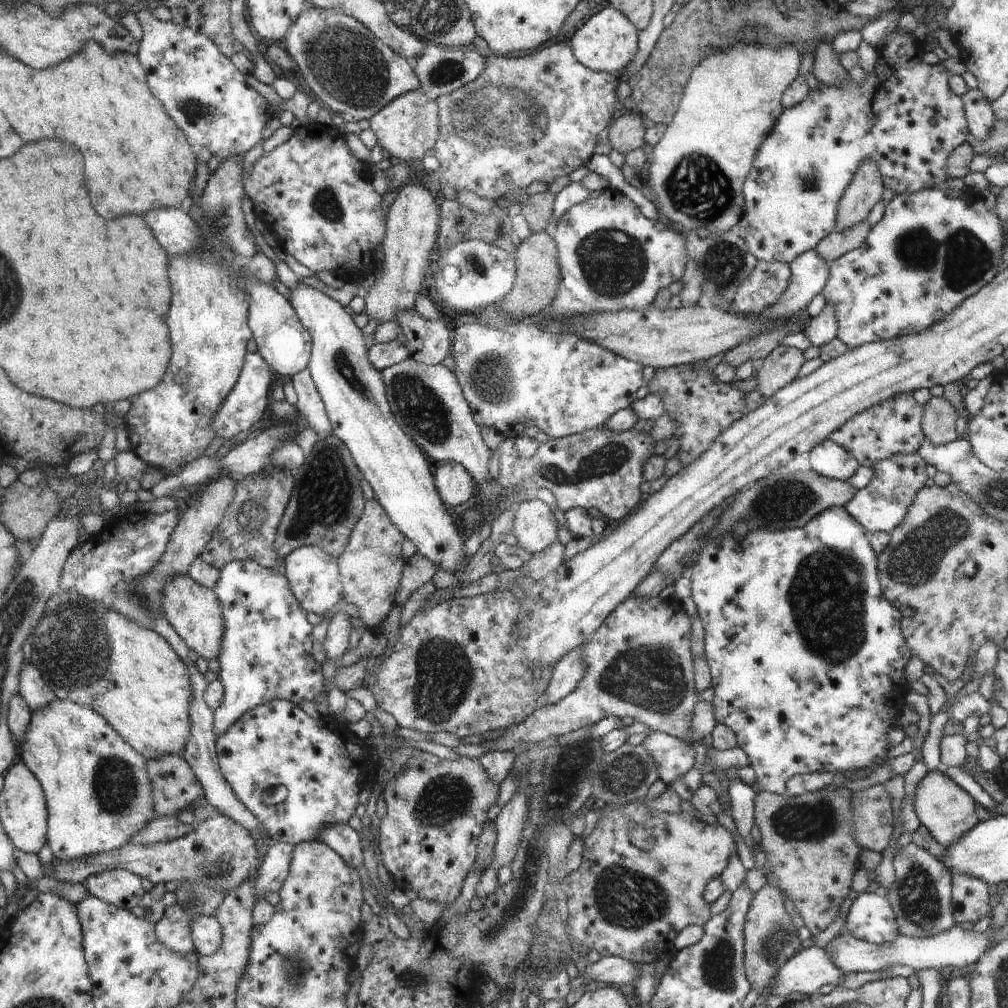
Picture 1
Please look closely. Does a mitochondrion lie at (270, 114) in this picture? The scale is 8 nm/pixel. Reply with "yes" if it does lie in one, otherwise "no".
no

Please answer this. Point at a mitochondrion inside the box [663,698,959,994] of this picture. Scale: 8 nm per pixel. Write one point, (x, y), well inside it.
(812, 821)

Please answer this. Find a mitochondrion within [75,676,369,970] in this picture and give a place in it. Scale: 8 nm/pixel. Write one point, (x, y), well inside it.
(115, 784)

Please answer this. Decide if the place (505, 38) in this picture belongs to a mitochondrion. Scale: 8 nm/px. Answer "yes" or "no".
no

